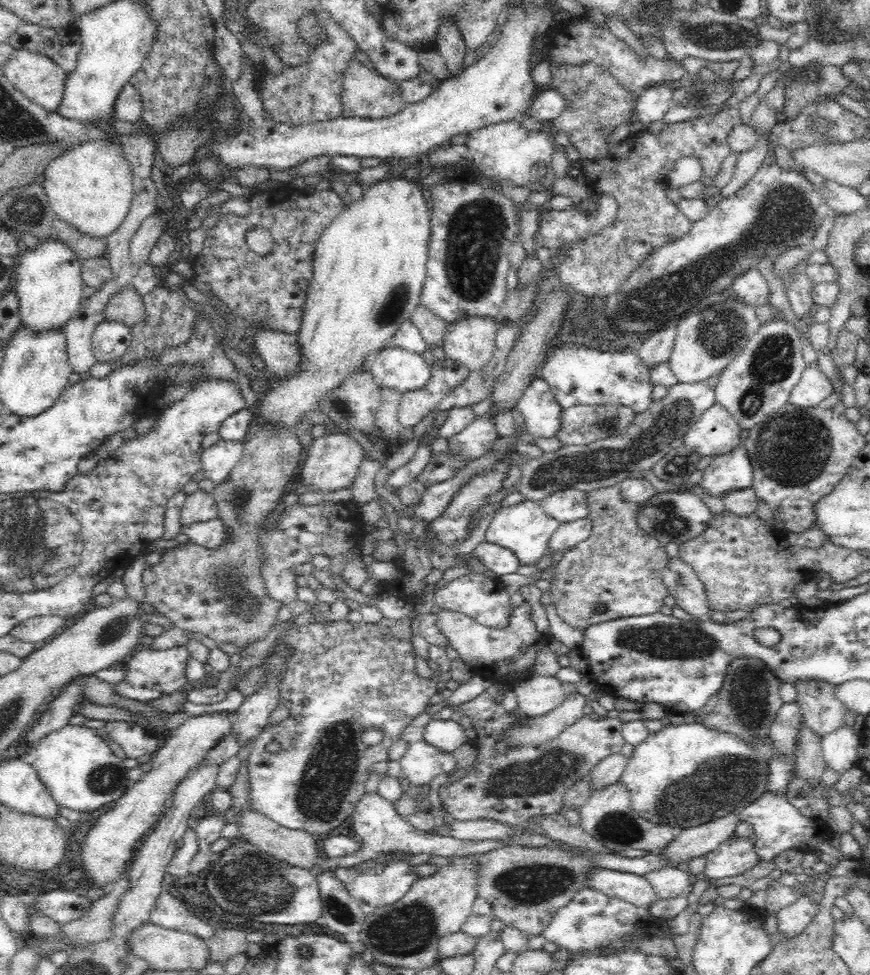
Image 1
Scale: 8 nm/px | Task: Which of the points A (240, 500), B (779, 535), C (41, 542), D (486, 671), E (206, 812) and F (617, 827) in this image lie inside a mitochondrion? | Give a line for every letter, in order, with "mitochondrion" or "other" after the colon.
A: mitochondrion
B: other
C: mitochondrion
D: other
E: other
F: mitochondrion

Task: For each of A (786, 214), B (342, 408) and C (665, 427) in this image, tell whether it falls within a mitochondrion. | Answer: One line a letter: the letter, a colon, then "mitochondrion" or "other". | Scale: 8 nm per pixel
A: mitochondrion
B: mitochondrion
C: mitochondrion

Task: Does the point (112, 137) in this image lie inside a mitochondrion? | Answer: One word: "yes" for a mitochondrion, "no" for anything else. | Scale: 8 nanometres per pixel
no

